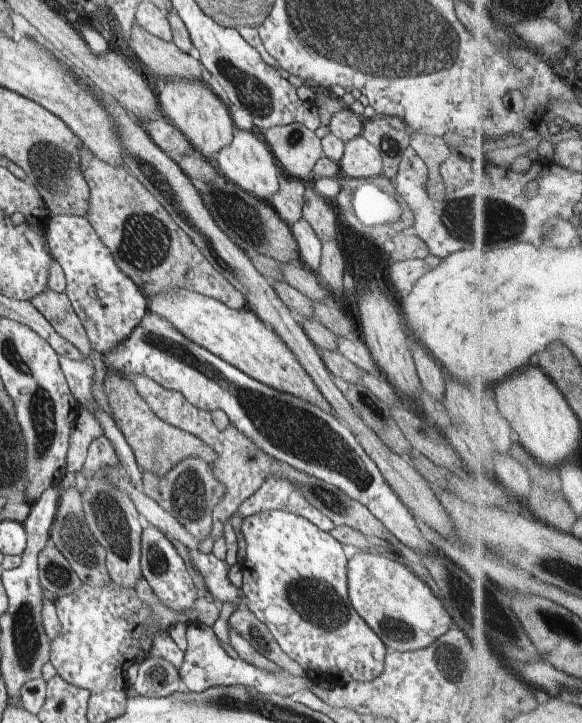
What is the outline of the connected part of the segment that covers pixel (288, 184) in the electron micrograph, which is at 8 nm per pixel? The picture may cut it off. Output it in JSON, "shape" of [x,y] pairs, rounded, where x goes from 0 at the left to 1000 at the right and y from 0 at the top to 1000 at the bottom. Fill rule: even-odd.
{"shape":[[[483,239],[479,261],[460,277],[464,285],[497,313],[521,302],[522,264],[527,253]]]}

